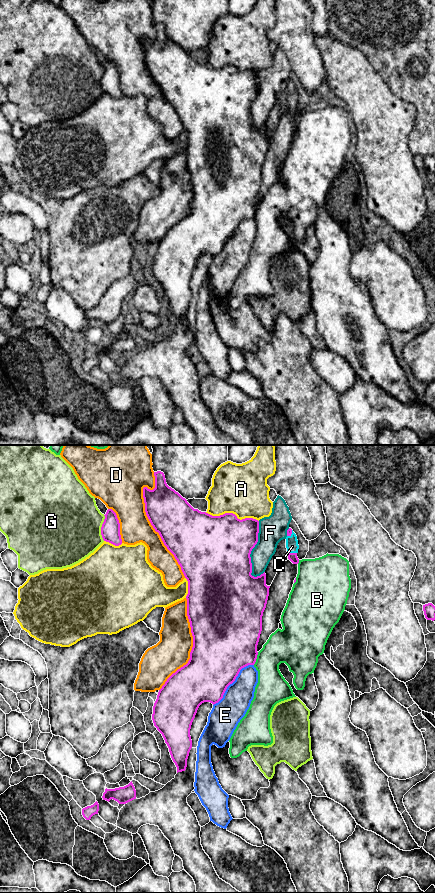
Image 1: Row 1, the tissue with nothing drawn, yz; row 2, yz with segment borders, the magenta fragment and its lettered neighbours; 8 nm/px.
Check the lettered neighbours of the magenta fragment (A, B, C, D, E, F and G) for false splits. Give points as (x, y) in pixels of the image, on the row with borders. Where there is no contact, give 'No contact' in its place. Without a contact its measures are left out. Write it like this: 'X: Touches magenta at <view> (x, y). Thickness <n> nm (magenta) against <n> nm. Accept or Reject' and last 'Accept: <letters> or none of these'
A: Touches magenta at yz (232, 513). Thickness 460 nm (magenta) against 420 nm. Reject
B: Touches magenta at yz (256, 658). Thickness 440 nm (magenta) against 280 nm. Reject
C: Touches magenta at yz (292, 553). Thickness 70 nm (magenta) against 100 nm. Accept
D: Touches magenta at yz (149, 520). Thickness 360 nm (magenta) against 280 nm. Reject
E: Touches magenta at yz (232, 682). Thickness 440 nm (magenta) against 240 nm. Reject
F: Touches magenta at yz (252, 548). Thickness 480 nm (magenta) against 220 nm. Reject
G: Touches magenta at yz (101, 528). Thickness 160 nm (magenta) against 500 nm. Reject
Accept: C

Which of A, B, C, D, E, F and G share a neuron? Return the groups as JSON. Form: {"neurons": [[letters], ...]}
{"neurons": [["A"], ["B"], ["C"], ["D"], ["E"], ["F"], ["G"]]}

